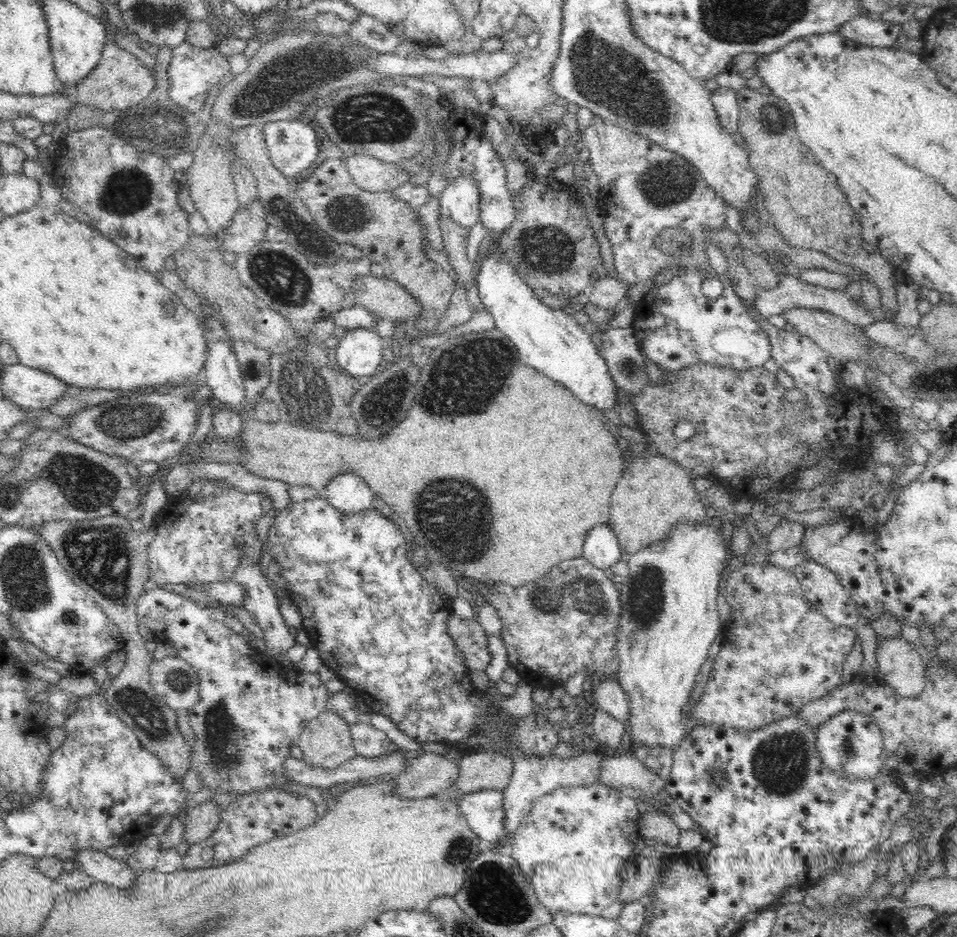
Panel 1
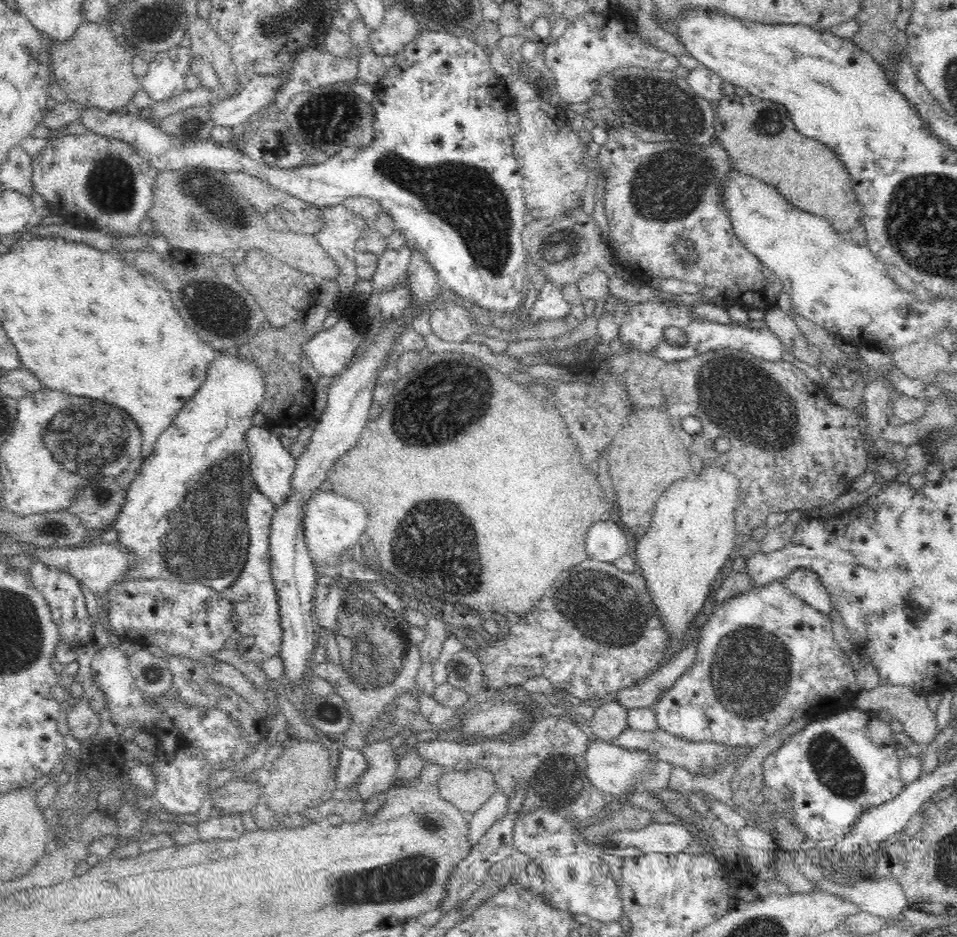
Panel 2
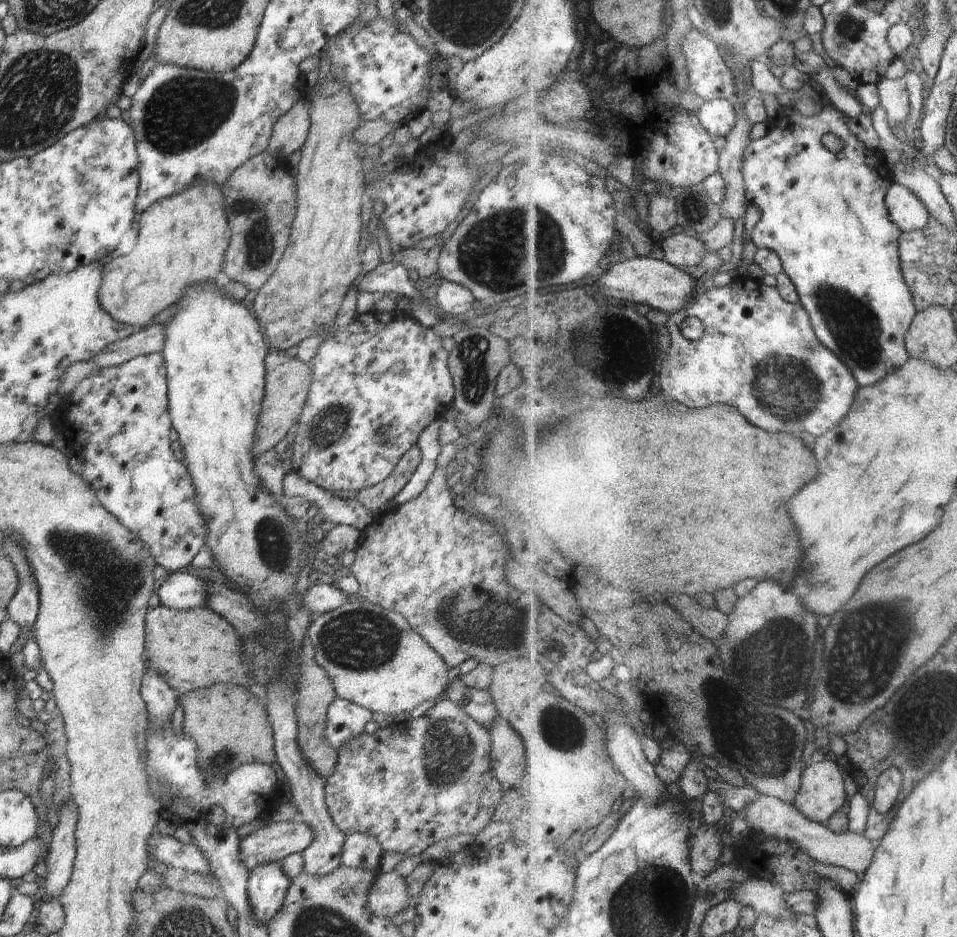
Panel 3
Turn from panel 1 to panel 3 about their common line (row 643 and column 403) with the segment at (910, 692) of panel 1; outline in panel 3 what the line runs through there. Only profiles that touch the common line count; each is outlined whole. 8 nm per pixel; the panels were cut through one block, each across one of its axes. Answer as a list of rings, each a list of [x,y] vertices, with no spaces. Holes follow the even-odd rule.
[[[396,871],[378,872],[376,880],[368,890],[368,910],[372,914],[391,920],[394,916],[408,907],[408,886],[405,878],[396,874]]]

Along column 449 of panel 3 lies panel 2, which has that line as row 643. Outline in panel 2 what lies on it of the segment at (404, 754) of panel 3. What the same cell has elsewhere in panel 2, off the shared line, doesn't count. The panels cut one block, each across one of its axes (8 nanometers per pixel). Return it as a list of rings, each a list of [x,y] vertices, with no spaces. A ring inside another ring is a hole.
[[[774,581],[759,587],[753,586],[748,592],[726,599],[721,605],[716,606],[714,612],[710,612],[709,619],[701,628],[697,650],[698,654],[696,654],[692,668],[684,676],[680,676],[672,688],[663,692],[655,711],[661,730],[690,742],[720,743],[727,747],[743,747],[746,745],[753,748],[766,737],[784,729],[792,721],[800,720],[800,718],[818,721],[840,712],[844,705],[856,699],[861,692],[856,678],[857,672],[853,670],[849,653],[842,651],[838,642],[834,640],[831,619],[815,608],[808,606],[799,596],[786,589],[784,581]]]

